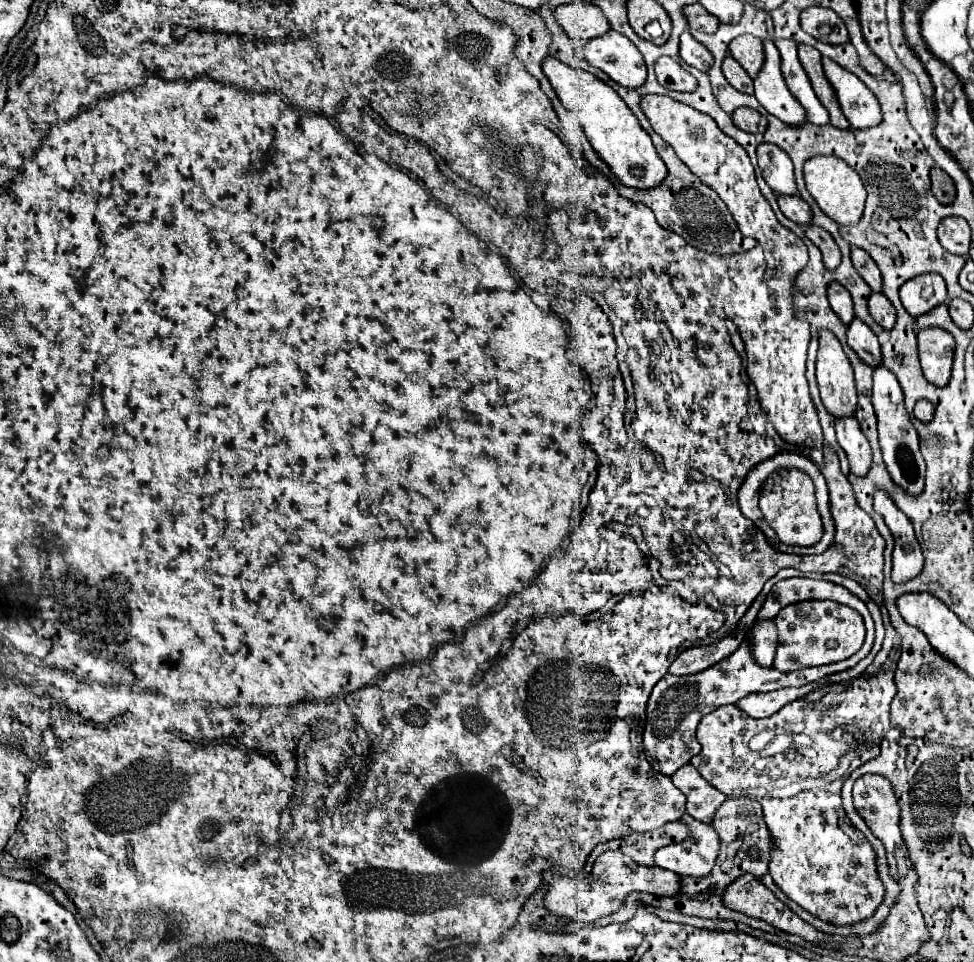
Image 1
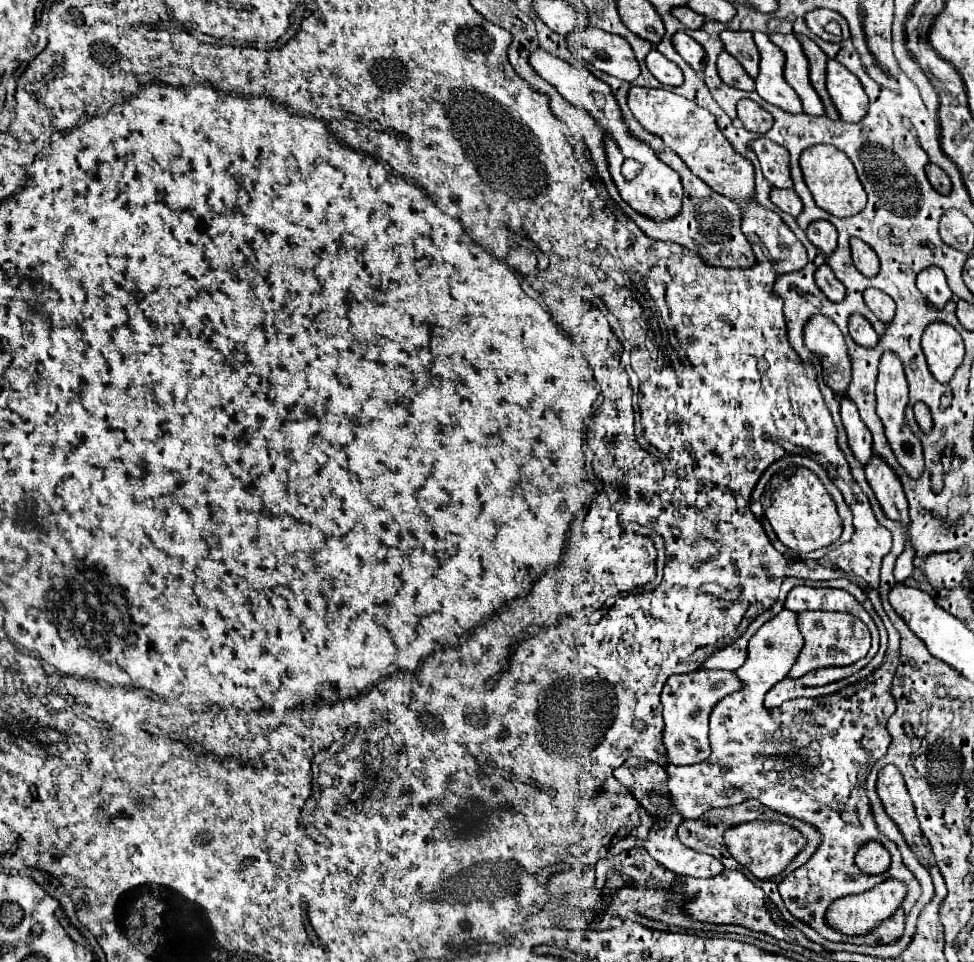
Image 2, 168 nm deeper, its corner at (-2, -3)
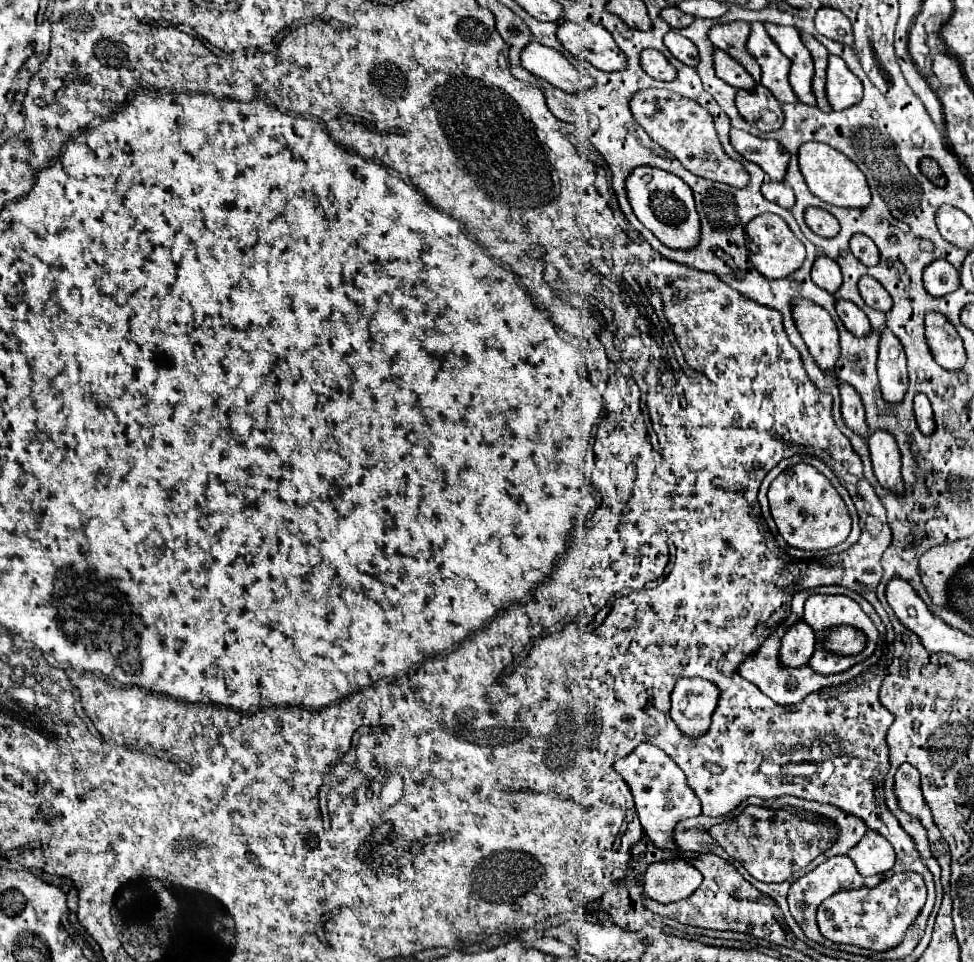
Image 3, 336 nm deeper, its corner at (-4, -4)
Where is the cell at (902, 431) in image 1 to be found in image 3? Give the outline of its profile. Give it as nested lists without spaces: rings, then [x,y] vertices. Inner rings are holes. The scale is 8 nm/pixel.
[[[883,330],[881,342],[879,342],[879,382],[881,382],[881,394],[887,404],[899,404],[905,398],[909,376],[907,376],[907,360],[901,342],[889,332]]]

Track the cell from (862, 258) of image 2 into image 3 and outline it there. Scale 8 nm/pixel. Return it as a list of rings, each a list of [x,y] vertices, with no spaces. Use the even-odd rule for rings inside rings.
[[[855,234],[851,238],[851,252],[865,266],[877,266],[877,262],[879,262],[879,250],[877,250],[875,242],[869,236]]]

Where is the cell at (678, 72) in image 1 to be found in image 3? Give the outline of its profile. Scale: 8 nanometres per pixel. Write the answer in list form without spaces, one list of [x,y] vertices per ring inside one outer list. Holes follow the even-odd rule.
[[[643,50],[641,52],[641,66],[655,80],[671,82],[677,78],[675,66],[669,64],[669,60],[659,50]]]

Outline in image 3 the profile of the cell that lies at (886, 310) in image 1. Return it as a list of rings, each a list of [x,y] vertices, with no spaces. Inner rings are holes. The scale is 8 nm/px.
[[[863,276],[859,280],[859,292],[861,292],[865,304],[879,310],[879,312],[889,312],[893,306],[889,292],[885,292],[885,288],[871,276]]]

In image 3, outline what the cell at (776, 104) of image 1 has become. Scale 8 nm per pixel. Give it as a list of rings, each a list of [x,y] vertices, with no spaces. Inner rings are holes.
[[[761,22],[751,24],[751,34],[747,40],[747,50],[757,58],[761,66],[761,84],[781,102],[797,102],[799,98],[789,86],[787,74],[791,60],[783,56],[777,44],[767,36],[765,26]]]

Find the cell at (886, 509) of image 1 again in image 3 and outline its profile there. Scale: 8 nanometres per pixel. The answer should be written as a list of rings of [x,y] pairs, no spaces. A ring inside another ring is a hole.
[[[873,432],[867,438],[869,444],[869,452],[871,452],[871,462],[873,462],[873,472],[879,480],[879,484],[885,490],[895,492],[899,498],[905,494],[905,484],[901,478],[901,456],[899,456],[899,448],[895,444],[895,438],[885,432]]]

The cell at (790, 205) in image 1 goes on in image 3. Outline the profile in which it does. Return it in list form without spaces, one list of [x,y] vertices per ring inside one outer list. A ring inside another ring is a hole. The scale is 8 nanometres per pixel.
[[[767,182],[767,184],[763,184],[761,192],[769,202],[779,204],[781,208],[791,210],[795,206],[795,196],[793,196],[791,188],[787,184],[783,184],[783,182]]]

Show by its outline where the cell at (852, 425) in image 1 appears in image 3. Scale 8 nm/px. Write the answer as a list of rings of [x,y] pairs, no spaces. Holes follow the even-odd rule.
[[[841,384],[839,392],[841,392],[841,416],[847,428],[851,428],[855,434],[859,434],[865,440],[869,436],[869,430],[867,430],[865,410],[859,394],[849,384]]]

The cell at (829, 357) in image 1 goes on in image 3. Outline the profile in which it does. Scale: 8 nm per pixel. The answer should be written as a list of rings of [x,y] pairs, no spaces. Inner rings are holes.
[[[793,300],[793,320],[815,364],[825,372],[833,372],[841,356],[839,332],[833,318],[811,300]]]

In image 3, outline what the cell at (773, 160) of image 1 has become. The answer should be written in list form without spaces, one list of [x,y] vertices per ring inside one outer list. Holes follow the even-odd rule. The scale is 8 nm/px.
[[[731,128],[731,144],[745,160],[759,164],[773,182],[783,182],[789,164],[789,152],[775,140],[763,140],[749,132]]]

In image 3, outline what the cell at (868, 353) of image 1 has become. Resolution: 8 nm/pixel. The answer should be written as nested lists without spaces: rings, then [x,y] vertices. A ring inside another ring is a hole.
[[[837,300],[837,314],[845,324],[845,328],[855,336],[861,338],[861,336],[867,336],[867,332],[871,332],[869,318],[861,312],[861,308],[851,304],[849,300]]]

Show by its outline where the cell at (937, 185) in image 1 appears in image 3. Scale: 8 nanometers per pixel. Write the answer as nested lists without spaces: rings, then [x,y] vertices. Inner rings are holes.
[[[923,158],[921,160],[921,172],[935,184],[935,186],[945,186],[947,184],[947,178],[945,178],[945,174],[941,172],[941,168],[939,168],[939,164],[933,160],[933,158]]]

